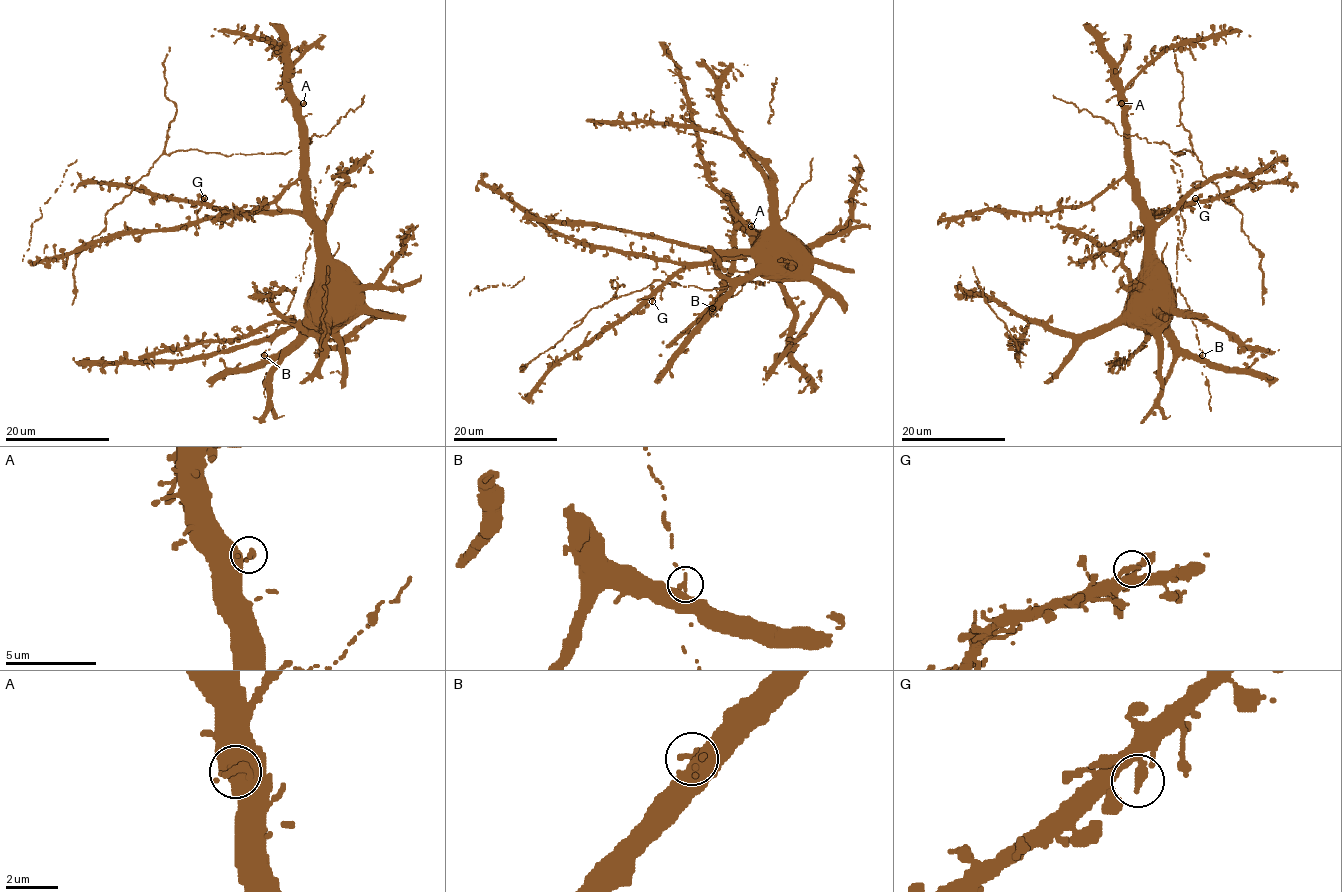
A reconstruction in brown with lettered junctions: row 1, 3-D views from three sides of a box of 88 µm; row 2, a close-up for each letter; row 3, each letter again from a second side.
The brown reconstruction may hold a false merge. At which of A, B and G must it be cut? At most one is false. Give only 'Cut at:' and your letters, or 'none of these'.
Cut at: none of these

